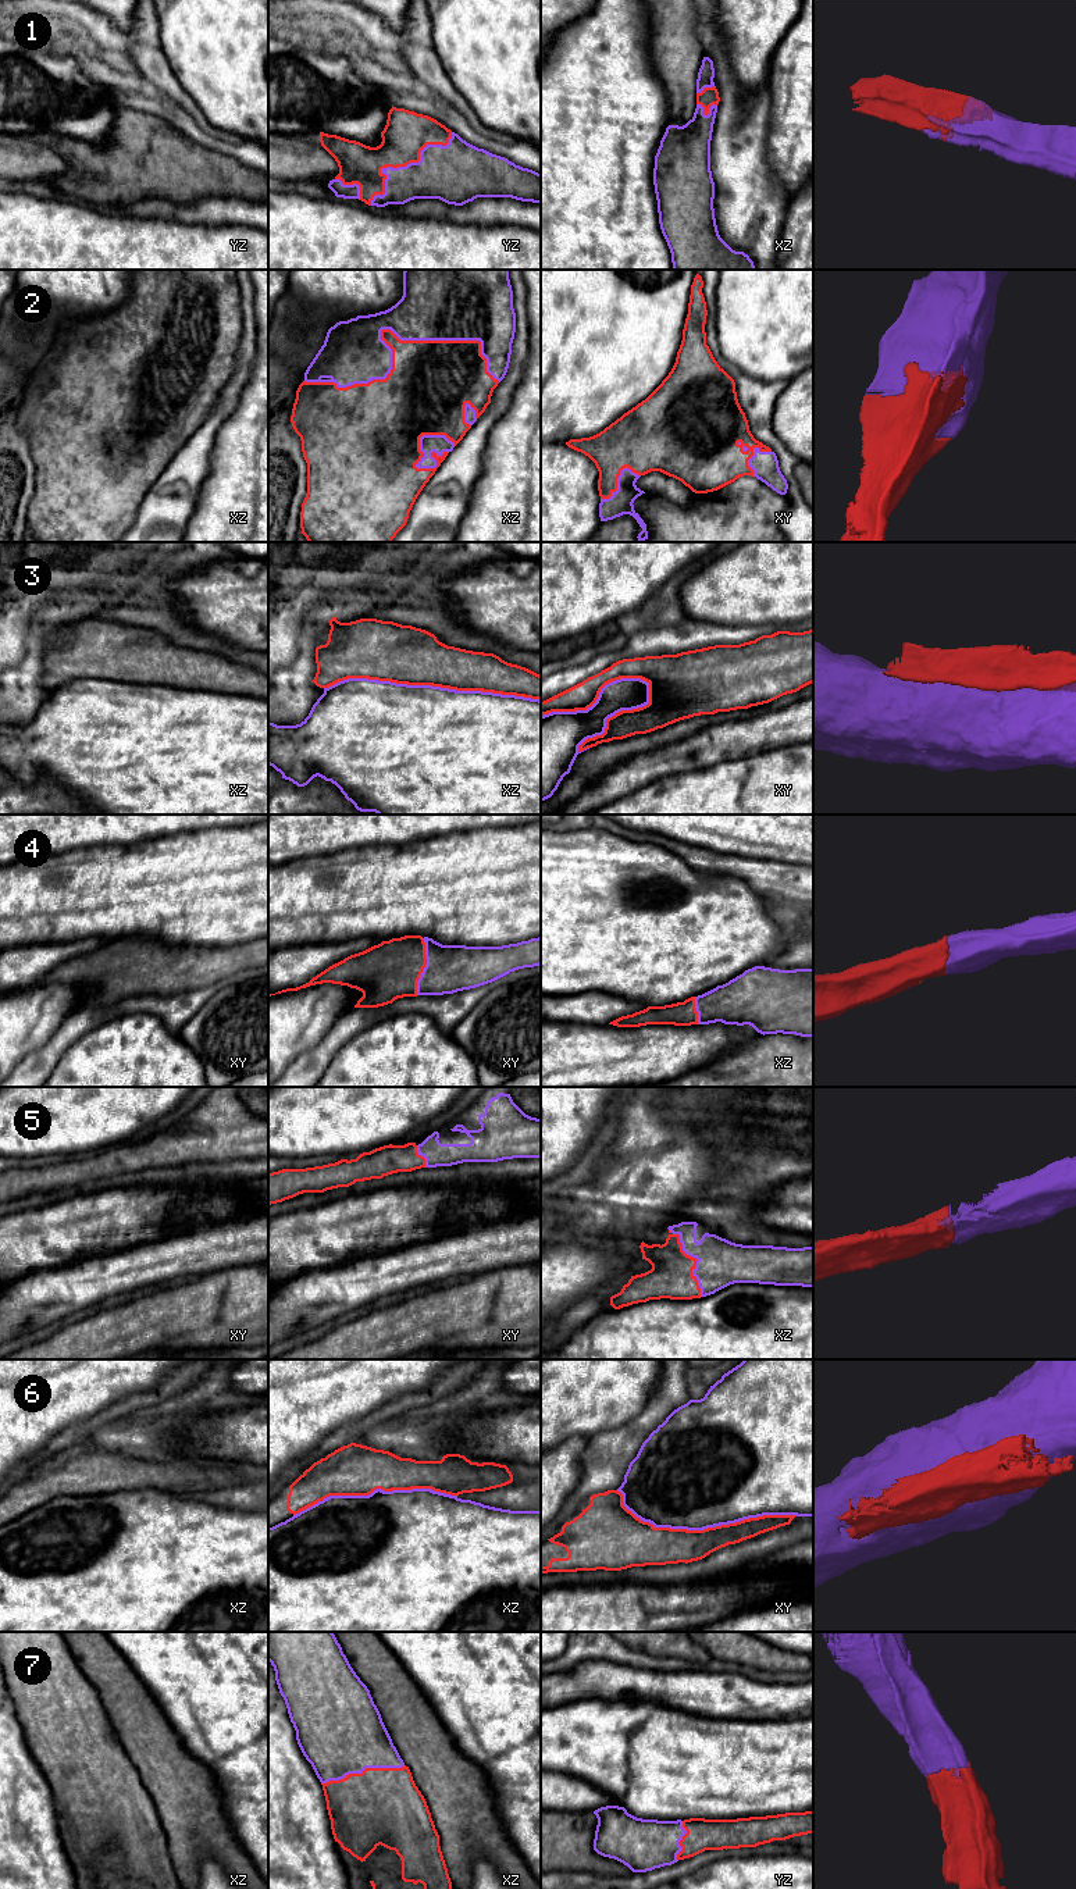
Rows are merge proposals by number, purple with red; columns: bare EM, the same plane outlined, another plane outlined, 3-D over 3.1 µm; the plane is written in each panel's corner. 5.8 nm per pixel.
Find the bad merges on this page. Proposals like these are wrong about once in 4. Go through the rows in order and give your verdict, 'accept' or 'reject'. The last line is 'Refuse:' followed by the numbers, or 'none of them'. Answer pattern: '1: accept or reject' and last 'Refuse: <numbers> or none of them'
1: accept
2: accept
3: reject
4: accept
5: accept
6: reject
7: accept
Refuse: 3, 6

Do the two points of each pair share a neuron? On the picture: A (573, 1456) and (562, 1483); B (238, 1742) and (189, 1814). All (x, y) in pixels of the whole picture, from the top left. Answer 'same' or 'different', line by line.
A: same
B: different

